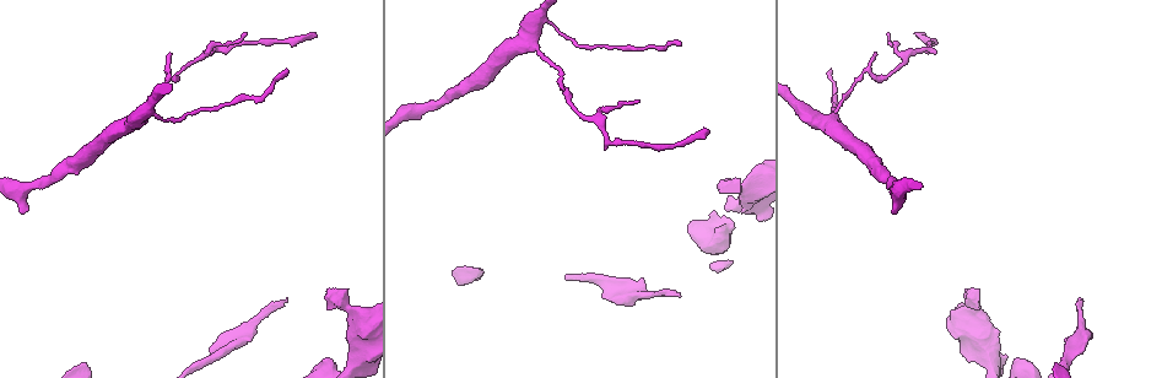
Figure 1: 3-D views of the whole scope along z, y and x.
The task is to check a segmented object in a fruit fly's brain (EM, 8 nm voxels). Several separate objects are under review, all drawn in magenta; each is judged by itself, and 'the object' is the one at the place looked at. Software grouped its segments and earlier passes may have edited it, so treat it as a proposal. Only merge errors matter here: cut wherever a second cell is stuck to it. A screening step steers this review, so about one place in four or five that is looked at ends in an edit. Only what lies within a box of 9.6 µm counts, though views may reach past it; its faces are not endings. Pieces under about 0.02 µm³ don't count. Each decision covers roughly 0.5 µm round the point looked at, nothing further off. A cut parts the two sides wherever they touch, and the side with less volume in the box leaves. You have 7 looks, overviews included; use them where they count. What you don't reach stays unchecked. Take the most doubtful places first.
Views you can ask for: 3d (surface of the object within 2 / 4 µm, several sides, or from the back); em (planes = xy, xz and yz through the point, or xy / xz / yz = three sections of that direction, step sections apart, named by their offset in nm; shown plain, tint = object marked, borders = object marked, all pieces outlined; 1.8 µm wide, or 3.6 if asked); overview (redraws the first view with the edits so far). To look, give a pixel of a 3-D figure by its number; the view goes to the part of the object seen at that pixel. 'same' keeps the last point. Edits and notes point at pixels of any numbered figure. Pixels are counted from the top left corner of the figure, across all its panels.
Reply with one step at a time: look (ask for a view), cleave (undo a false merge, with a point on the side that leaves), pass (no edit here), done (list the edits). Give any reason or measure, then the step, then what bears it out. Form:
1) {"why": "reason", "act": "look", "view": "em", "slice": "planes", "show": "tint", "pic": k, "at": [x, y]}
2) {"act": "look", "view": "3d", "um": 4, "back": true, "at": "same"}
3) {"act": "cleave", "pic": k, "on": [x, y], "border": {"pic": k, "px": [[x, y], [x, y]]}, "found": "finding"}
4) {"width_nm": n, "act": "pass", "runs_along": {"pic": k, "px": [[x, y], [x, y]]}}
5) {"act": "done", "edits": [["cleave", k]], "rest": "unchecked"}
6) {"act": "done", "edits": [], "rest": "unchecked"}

{"why": "branch point", "act": "look", "view": "em", "slice": "xy", "step": 16, "show": "tint", "pic": 1, "at": [242, 333]}

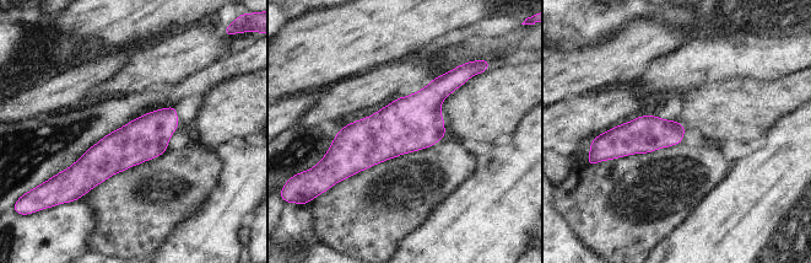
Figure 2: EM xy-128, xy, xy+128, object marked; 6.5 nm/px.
{"act": "pass", "runs_along": {"pic": 2, "px": [[460, 81], [401, 127], [334, 148]]}, "found": "all the same cell"}

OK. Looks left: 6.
{"why": "sharp bend", "act": "look", "view": "em", "slice": "planes", "show": "plain", "pic": 1, "at": [540, 22]}

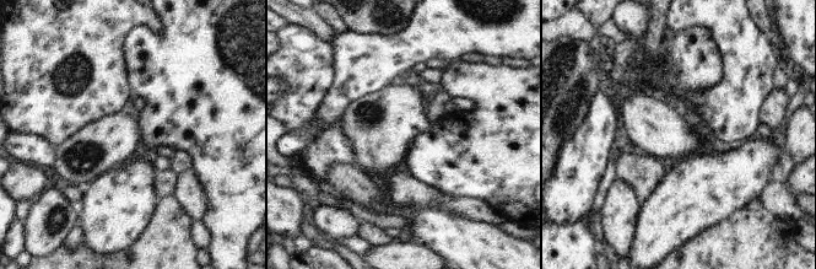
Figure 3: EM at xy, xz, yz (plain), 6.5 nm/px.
{"why": "where the object lies", "act": "look", "view": "em", "slice": "planes", "show": "tint", "at": "same"}

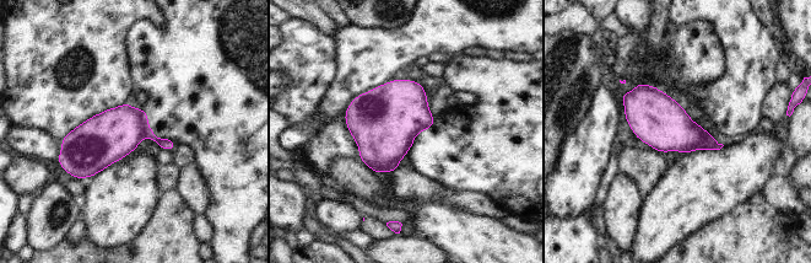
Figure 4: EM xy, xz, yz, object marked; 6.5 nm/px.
{"act": "pass", "found": "one cell here"}

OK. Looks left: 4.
{"why": "sharp bend", "act": "look", "view": "em", "slice": "xy", "step": 16, "show": "tint", "pic": 1, "at": [340, 298]}

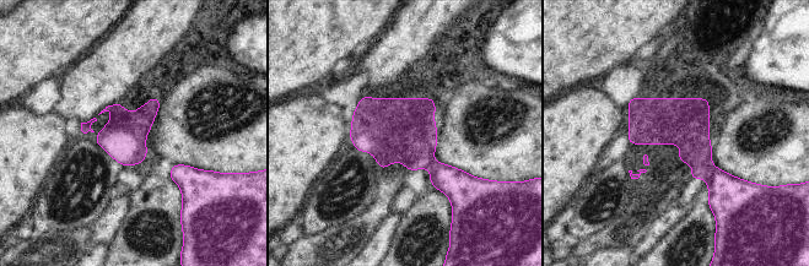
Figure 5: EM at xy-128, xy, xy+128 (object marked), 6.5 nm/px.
{"act": "look", "view": "em", "slice": "planes", "show": "tint", "at": "same"}

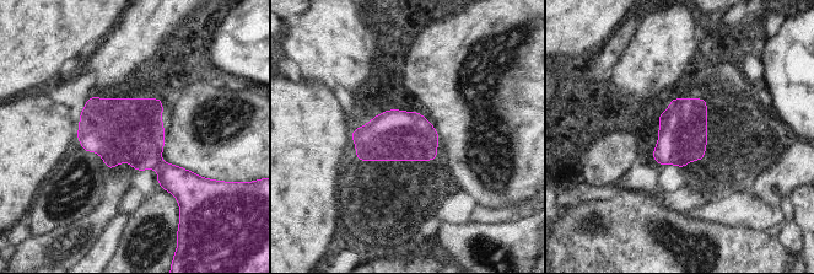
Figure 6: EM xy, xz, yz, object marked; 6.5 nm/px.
{"width_nm": 320, "act": "cleave", "pic": 6, "on": [136, 136], "border": {"pic": 6, "px": [[163, 162], [157, 170]]}, "found": "a second cell is stuck on"}

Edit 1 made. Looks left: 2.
{"act": "done", "edits": [["cleave", 6]], "rest": "unchecked"}

